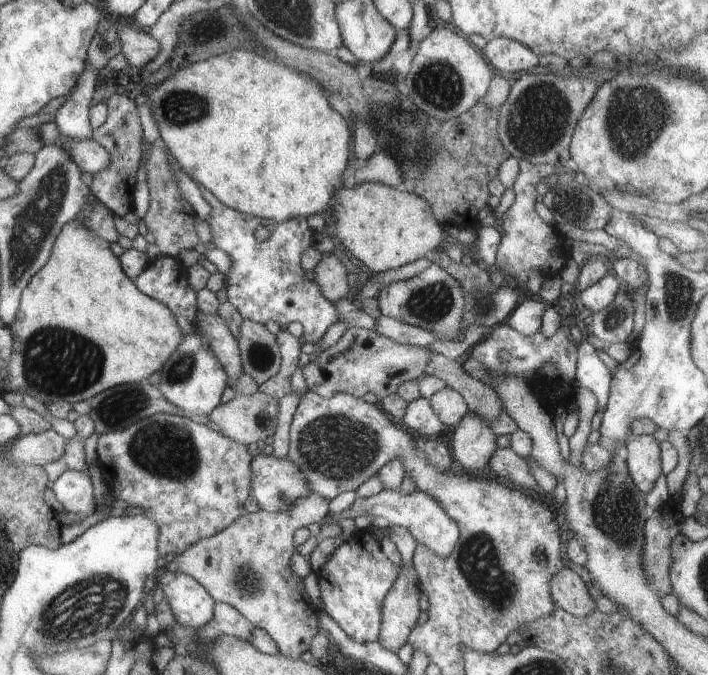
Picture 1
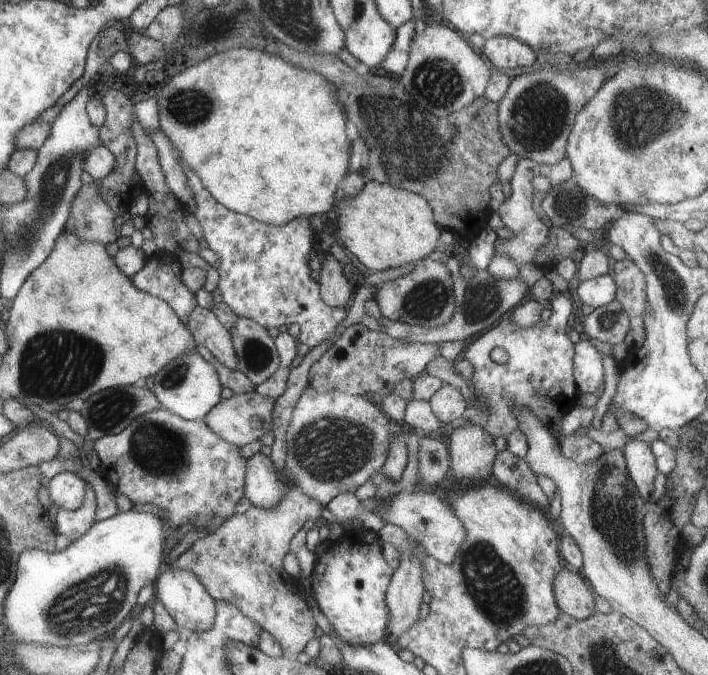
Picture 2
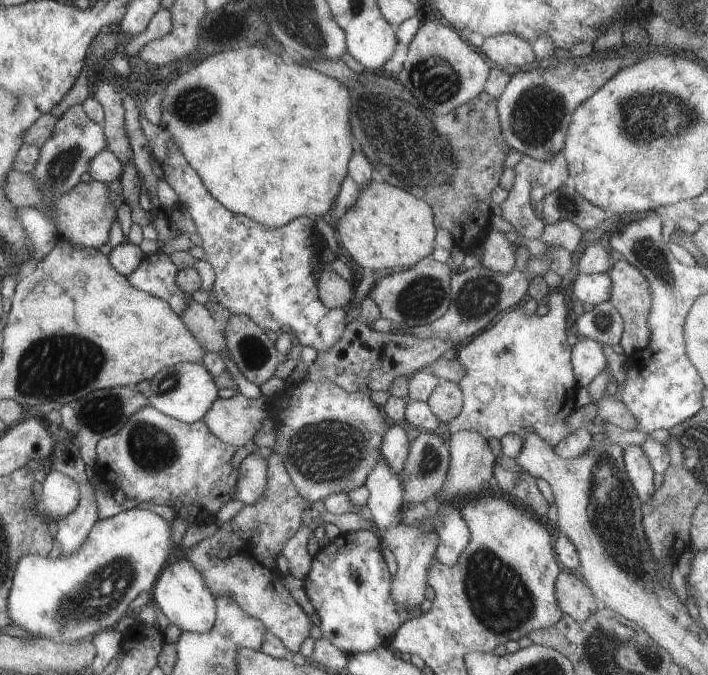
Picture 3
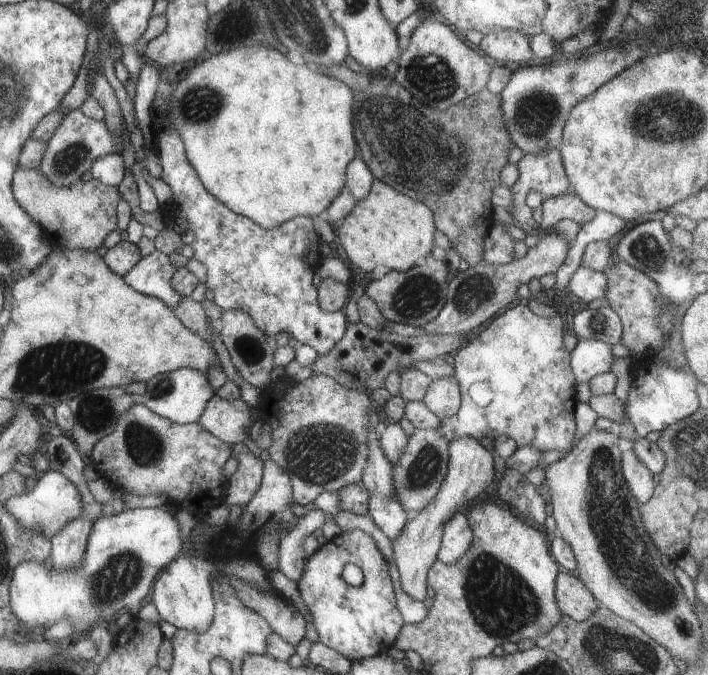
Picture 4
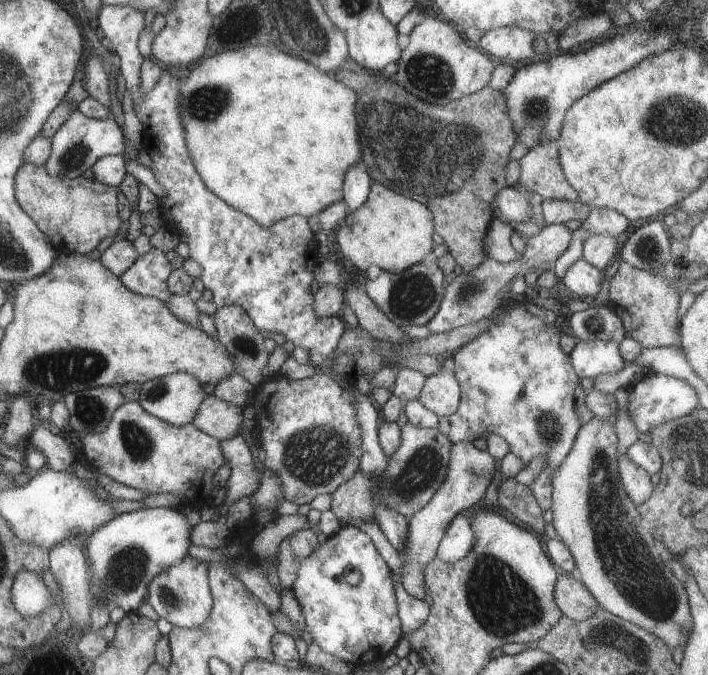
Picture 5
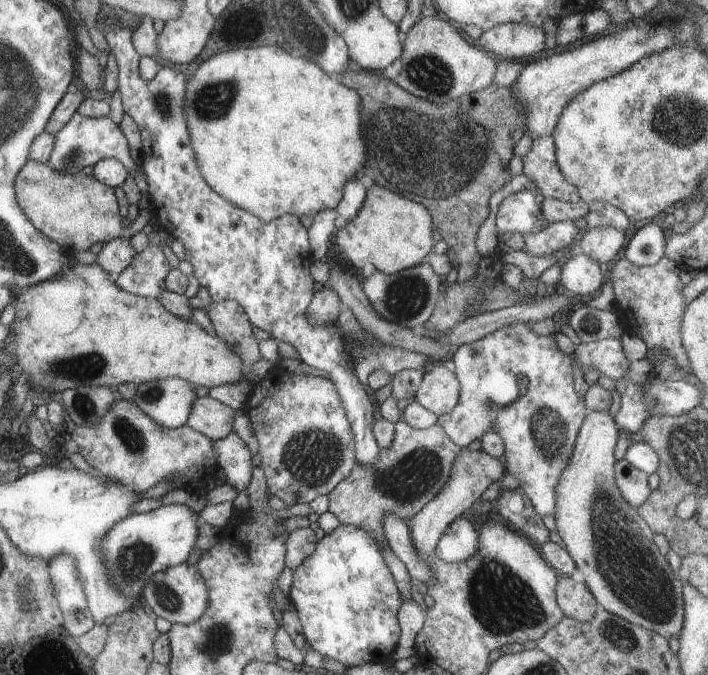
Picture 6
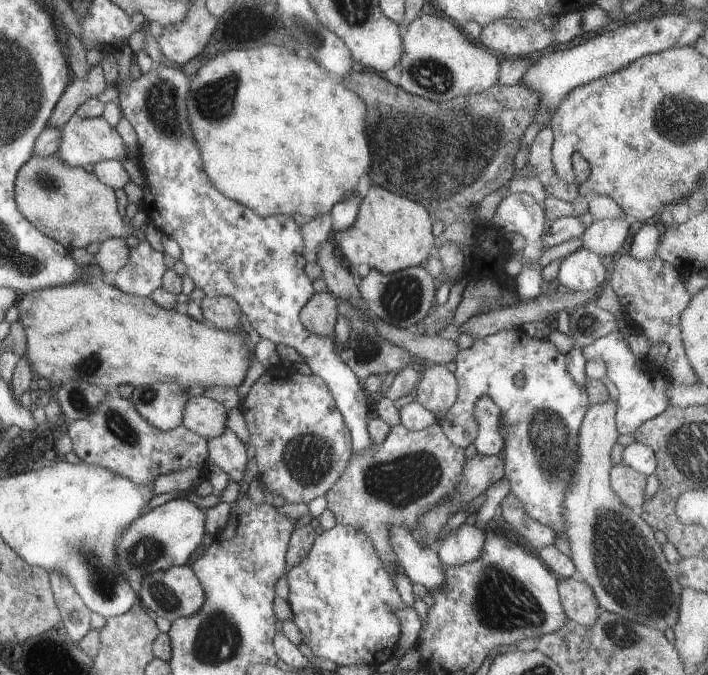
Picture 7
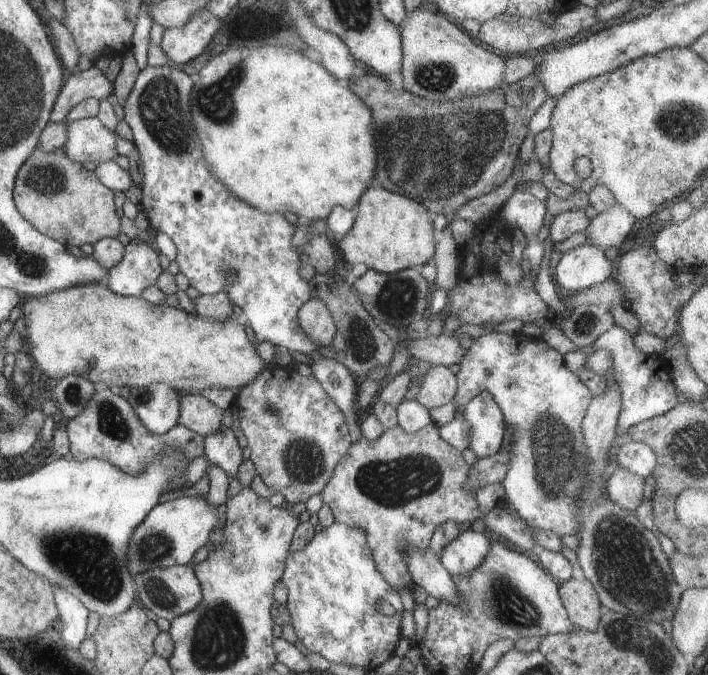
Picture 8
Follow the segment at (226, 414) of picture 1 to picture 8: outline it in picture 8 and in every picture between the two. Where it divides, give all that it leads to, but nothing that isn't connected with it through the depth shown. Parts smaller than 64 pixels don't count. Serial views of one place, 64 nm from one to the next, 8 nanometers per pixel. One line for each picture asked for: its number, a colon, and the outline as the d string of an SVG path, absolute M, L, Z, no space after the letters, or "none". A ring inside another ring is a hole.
2: M255 392L237 394L237 396L231 396L229 400L219 402L219 406L215 406L215 410L211 410L211 414L207 414L207 418L203 422L221 440L227 440L229 444L243 448L243 446L259 440L263 434L267 434L271 430L271 410L273 410L273 406L275 406L275 400L259 396Z
3: M235 394L229 400L217 400L211 410L203 416L207 430L227 446L243 448L253 440L253 434L259 430L261 422L269 418L269 400L257 396L253 400Z
4: M215 396L207 402L207 410L203 410L203 418L199 418L197 424L217 440L223 440L227 446L239 442L243 444L251 426L251 412L241 398L227 402Z
5: M211 394L203 398L203 406L199 406L199 414L195 414L195 422L191 424L199 428L203 434L223 442L241 432L241 422L243 422L243 408L217 400Z
6: M209 396L195 398L195 406L191 406L191 418L187 418L187 426L215 442L227 438L231 434L233 424L233 410L223 406Z
7: M205 396L187 398L183 428L187 428L189 432L195 432L197 436L203 438L217 438L223 434L223 430L227 430L225 420L227 420L227 410L221 404Z
8: M183 396L181 404L179 404L179 426L187 428L189 432L195 432L197 436L211 436L217 434L221 428L221 420L223 420L223 412L207 402L203 396Z

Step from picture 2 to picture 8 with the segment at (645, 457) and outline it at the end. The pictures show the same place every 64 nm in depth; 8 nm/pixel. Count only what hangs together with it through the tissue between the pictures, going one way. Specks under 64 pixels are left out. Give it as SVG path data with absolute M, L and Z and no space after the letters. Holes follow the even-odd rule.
M619 468L619 470L611 472L611 476L607 478L605 492L613 504L617 504L623 510L633 512L643 502L643 484L645 484L645 480Z

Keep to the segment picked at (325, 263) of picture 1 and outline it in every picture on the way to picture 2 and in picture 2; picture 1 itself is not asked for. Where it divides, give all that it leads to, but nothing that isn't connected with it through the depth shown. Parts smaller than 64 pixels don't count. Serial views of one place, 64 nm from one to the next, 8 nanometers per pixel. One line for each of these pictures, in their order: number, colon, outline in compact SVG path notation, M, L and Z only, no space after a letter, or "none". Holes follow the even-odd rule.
2: M331 254L325 256L317 280L319 280L319 296L329 308L347 308L353 288L343 276L341 264Z

